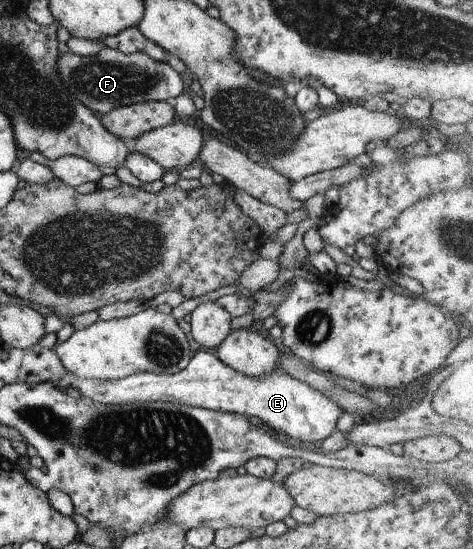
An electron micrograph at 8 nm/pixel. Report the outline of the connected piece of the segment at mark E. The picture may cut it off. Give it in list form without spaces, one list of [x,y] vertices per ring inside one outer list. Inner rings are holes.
[[[196,351],[191,354],[188,365],[175,374],[151,374],[146,372],[135,373],[121,380],[93,380],[92,378],[77,378],[67,373],[60,380],[50,381],[53,386],[65,390],[69,385],[76,388],[82,396],[102,402],[103,404],[124,405],[134,402],[172,402],[195,408],[206,408],[227,414],[238,414],[246,417],[258,417],[270,431],[278,431],[288,435],[290,439],[305,441],[305,444],[314,447],[325,437],[335,431],[336,419],[344,412],[334,401],[324,396],[320,391],[308,386],[304,381],[294,379],[281,369],[250,377],[233,371],[216,357],[214,351]]]

